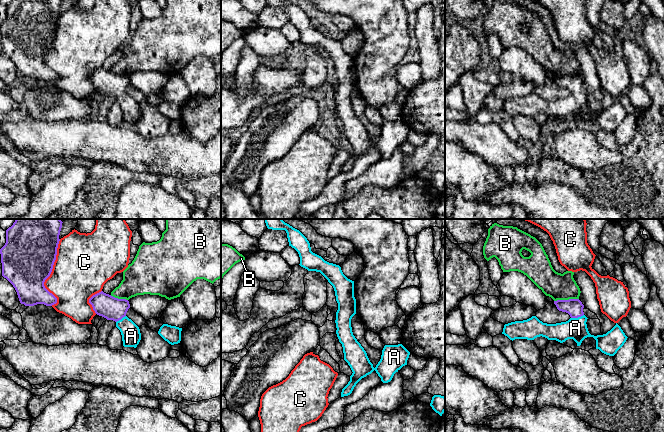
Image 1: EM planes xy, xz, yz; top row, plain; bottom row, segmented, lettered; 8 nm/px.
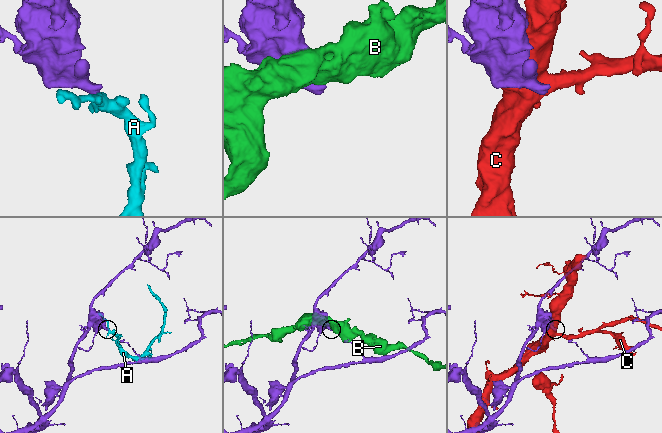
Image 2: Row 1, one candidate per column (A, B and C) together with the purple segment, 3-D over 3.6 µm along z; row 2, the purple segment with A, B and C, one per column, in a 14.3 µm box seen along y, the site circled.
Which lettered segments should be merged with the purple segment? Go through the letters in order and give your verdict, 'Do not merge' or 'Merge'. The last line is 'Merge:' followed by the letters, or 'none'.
A: Merge
B: Do not merge
C: Do not merge
Merge: A

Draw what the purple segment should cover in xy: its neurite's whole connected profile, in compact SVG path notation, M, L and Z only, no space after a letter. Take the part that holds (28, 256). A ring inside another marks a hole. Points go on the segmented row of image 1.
M16 219L6 230L6 243L0 249L2 276L13 285L20 303L25 306L57 303L57 298L45 288L44 282L56 260L62 223L60 219Z

